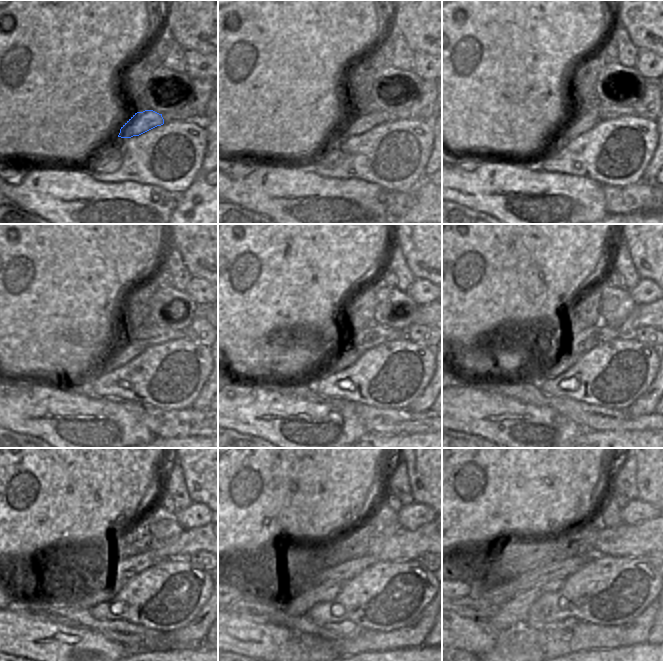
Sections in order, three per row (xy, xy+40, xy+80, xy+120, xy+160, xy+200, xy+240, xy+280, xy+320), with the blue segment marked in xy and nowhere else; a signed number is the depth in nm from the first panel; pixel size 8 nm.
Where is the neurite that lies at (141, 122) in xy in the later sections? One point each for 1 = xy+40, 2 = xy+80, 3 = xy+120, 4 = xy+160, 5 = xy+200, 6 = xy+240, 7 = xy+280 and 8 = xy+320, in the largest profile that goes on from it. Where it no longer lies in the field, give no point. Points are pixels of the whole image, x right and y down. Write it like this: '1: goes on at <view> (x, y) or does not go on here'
1: goes on at xy+40 (363, 121)
2: goes on at xy+80 (581, 124)
3: goes on at xy+120 (129, 351)
4: goes on at xy+160 (343, 358)
5: goes on at xy+200 (553, 364)
6: goes on at xy+240 (85, 597)
7: goes on at xy+280 (301, 602)
8: goes on at xy+320 (513, 613)

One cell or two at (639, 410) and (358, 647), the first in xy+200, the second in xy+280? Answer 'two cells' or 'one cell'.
one cell

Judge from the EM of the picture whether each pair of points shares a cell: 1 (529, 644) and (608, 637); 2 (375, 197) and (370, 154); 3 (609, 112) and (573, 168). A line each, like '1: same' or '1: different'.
1: same
2: different
3: different

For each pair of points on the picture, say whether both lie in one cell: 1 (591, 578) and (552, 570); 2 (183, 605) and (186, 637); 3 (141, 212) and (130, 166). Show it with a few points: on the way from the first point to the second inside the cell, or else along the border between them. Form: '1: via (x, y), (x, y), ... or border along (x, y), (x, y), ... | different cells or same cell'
1: border along (590, 559), (564, 580) | different cells
2: border along (202, 609), (182, 627), (163, 632) | different cells
3: border along (110, 182), (138, 182), (157, 186) | different cells

